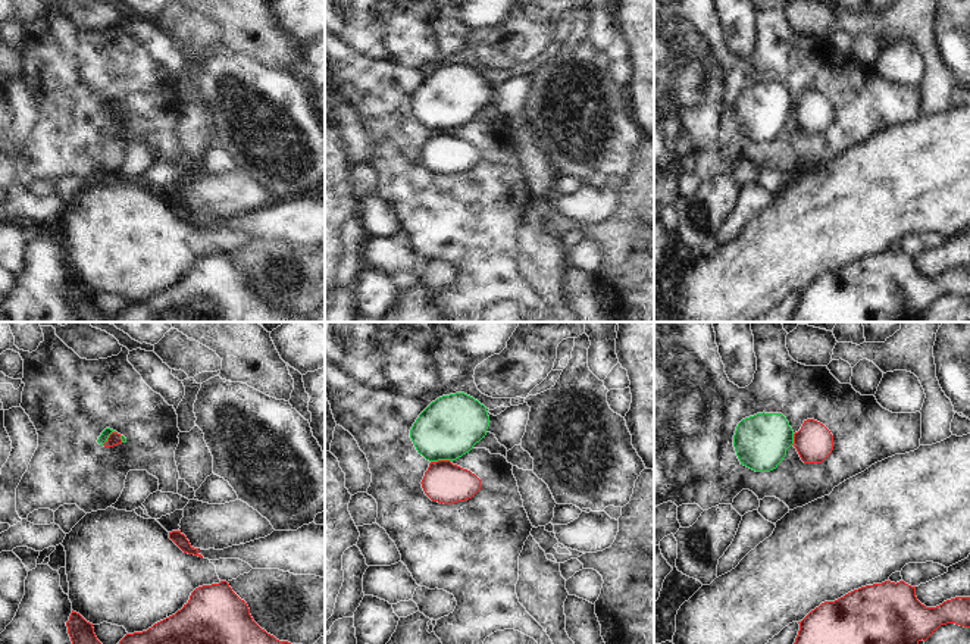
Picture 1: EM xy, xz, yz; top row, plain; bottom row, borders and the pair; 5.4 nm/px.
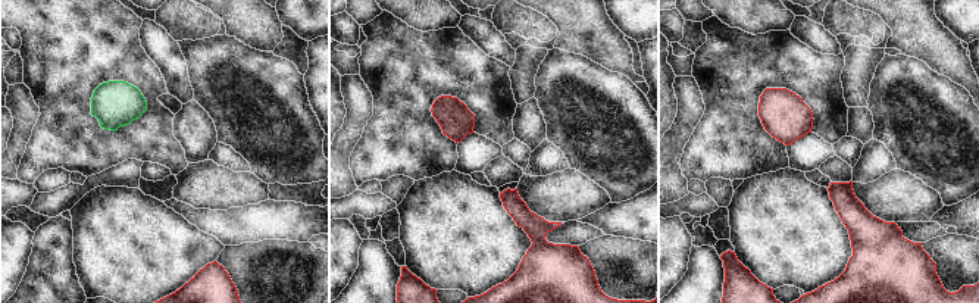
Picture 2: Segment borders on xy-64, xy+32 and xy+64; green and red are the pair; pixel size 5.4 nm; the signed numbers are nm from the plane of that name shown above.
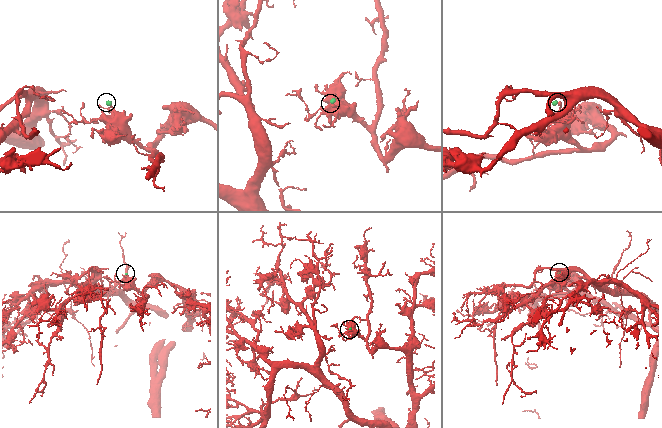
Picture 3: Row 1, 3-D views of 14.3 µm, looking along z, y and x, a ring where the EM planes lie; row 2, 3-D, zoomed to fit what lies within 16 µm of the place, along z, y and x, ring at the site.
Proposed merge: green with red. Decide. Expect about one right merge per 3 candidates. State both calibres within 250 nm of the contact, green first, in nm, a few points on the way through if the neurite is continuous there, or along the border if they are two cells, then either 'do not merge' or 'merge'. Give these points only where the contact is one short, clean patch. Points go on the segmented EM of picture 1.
calibres 320 and 220 nm; border xz (450, 460), (431, 462); do not merge

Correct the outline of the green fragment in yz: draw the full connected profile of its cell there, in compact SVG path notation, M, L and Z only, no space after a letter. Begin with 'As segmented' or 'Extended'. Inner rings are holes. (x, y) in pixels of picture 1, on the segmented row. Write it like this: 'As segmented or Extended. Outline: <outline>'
As segmented. Outline: M757 413L742 419L733 435L741 465L755 472L770 472L794 444L794 431L782 413Z

